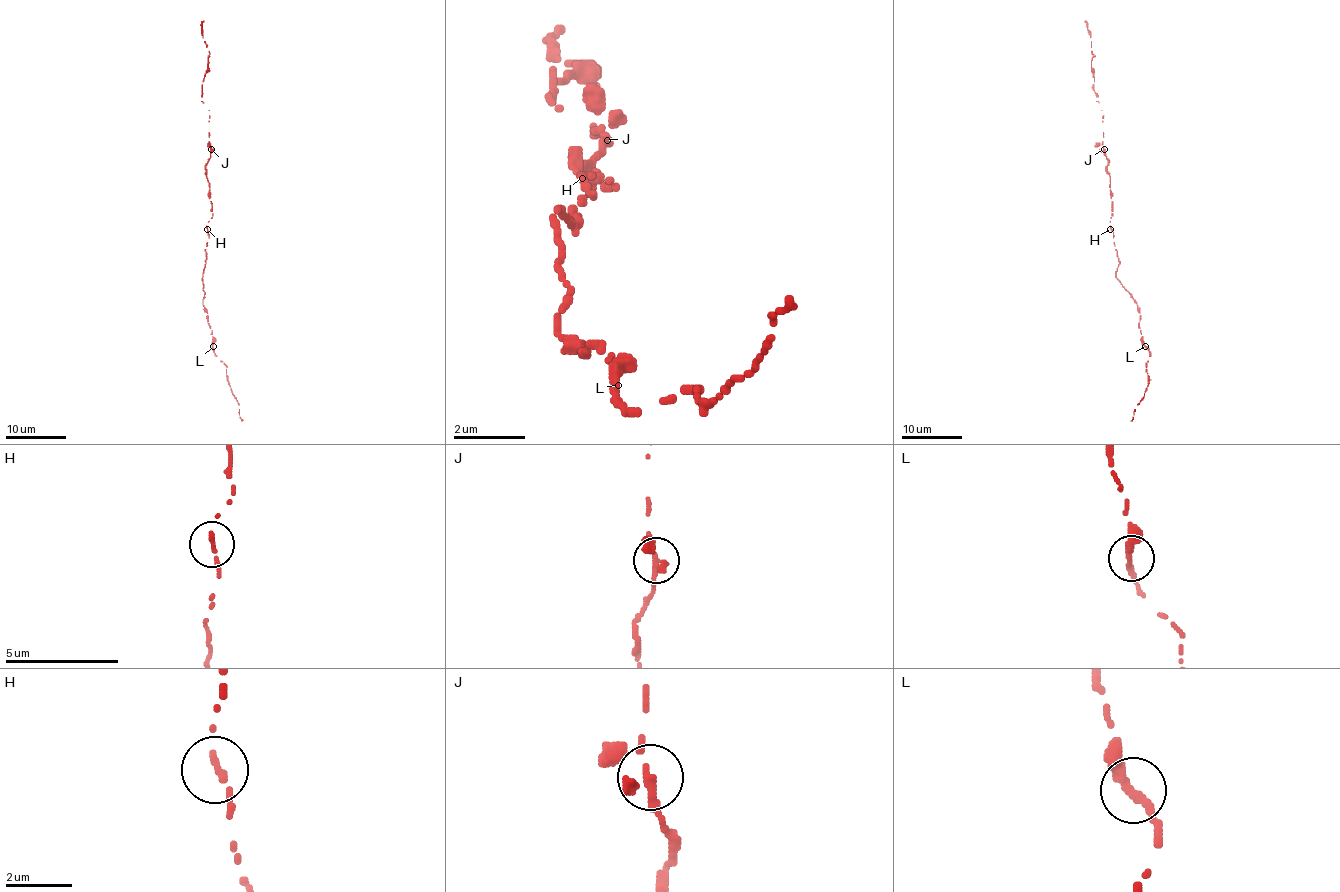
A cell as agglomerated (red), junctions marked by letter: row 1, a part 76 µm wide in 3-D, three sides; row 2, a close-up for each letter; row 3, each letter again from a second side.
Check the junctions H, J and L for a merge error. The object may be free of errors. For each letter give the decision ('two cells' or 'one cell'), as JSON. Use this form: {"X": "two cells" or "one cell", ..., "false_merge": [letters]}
{"H": "one cell", "J": "one cell", "L": "one cell", "false_merge": []}

